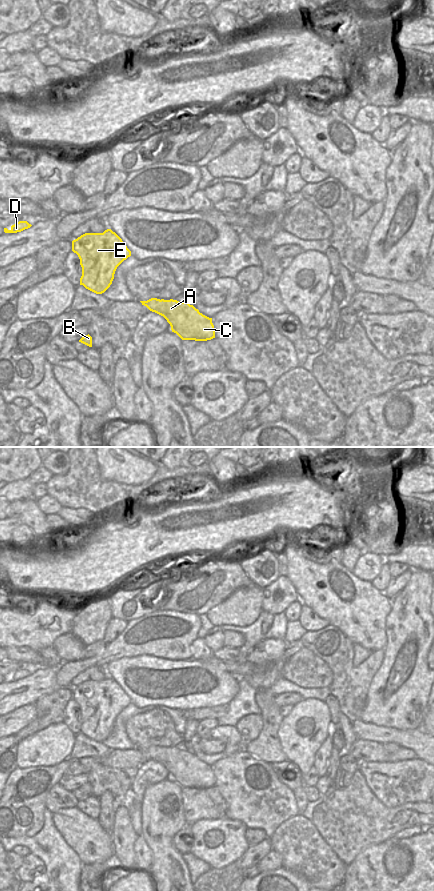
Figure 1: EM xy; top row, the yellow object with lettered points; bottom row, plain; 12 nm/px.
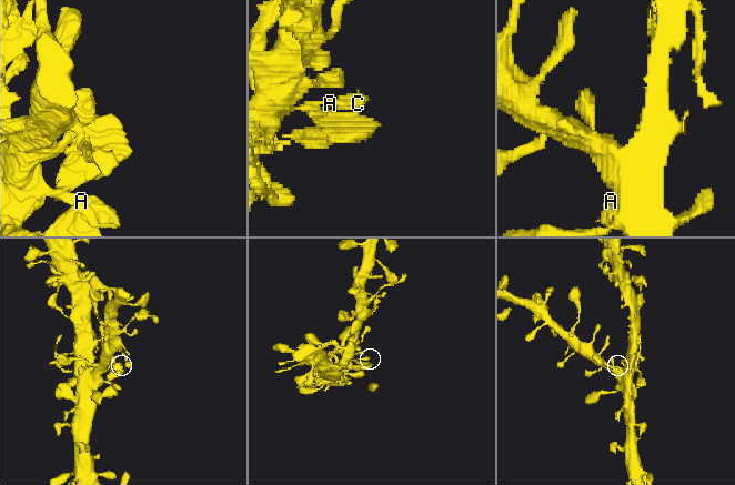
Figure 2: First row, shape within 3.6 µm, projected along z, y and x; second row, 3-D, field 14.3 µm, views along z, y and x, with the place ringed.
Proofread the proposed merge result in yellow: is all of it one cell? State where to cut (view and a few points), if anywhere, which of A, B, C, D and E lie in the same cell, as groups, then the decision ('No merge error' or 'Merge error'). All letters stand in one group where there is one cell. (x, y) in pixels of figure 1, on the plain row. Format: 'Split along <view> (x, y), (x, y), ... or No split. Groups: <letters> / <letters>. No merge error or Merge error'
No split. Groups: A B C D E. No merge error.

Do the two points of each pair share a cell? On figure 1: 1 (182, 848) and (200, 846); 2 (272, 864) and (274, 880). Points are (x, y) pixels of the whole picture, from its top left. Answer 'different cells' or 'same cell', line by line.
1: different cells
2: different cells

